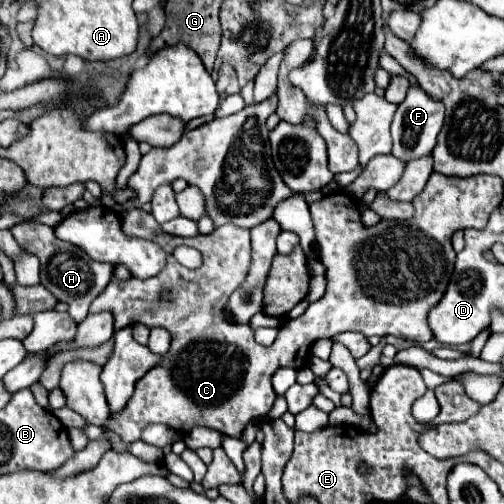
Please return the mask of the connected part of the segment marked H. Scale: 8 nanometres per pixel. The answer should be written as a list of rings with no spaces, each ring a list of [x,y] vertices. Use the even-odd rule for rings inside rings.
[[[19,222],[11,228],[11,234],[25,252],[35,254],[41,260],[41,284],[49,288],[49,292],[53,292],[53,296],[57,296],[61,302],[67,302],[71,318],[75,322],[81,322],[87,316],[93,298],[99,296],[103,288],[109,284],[113,276],[113,268],[109,268],[109,264],[97,264],[89,260],[89,256],[85,256],[81,248],[75,248],[73,244],[59,240],[53,234],[53,230],[45,224]]]

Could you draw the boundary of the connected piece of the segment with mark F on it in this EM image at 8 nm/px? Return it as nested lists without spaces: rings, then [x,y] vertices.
[[[409,86],[407,98],[397,106],[393,124],[391,124],[391,136],[393,136],[393,152],[397,158],[409,162],[417,156],[427,156],[433,152],[433,144],[437,142],[437,134],[443,126],[445,106],[441,100],[431,98],[421,86]]]

